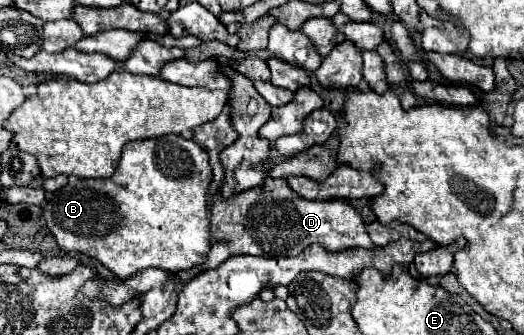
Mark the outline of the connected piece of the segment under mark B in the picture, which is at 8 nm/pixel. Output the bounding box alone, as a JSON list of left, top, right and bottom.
[42,135,212,281]

